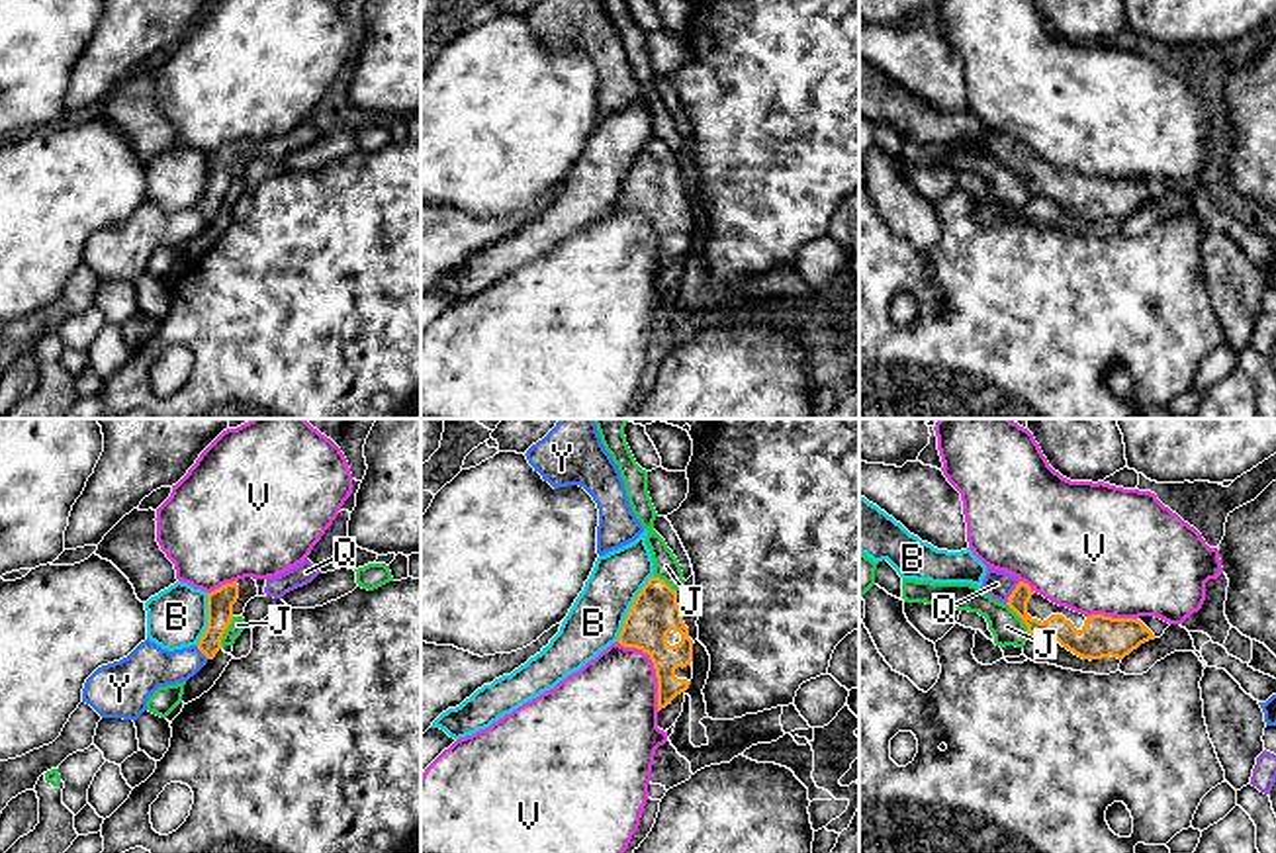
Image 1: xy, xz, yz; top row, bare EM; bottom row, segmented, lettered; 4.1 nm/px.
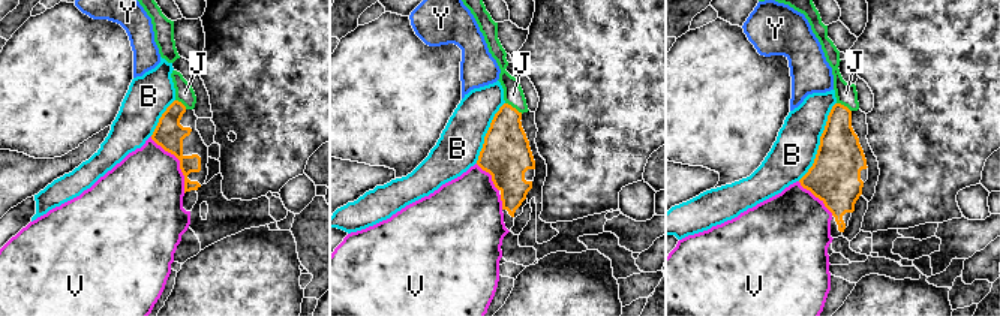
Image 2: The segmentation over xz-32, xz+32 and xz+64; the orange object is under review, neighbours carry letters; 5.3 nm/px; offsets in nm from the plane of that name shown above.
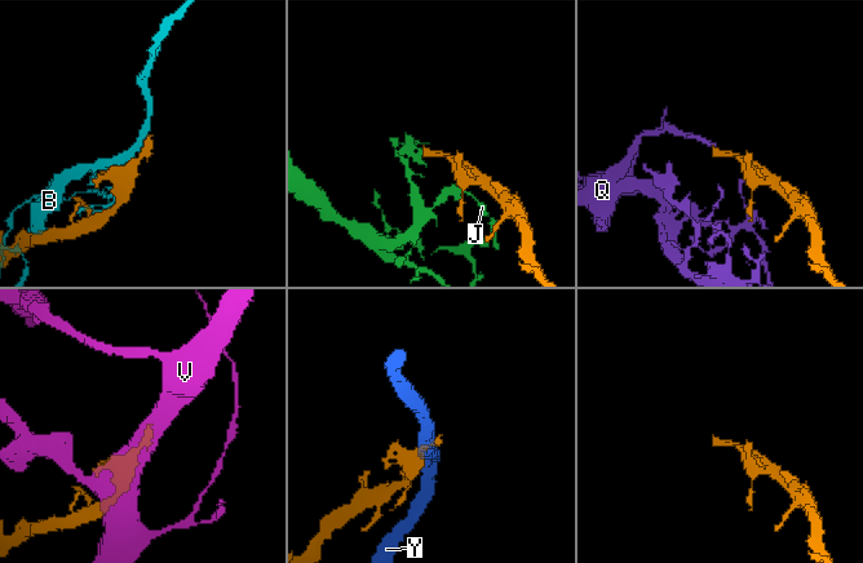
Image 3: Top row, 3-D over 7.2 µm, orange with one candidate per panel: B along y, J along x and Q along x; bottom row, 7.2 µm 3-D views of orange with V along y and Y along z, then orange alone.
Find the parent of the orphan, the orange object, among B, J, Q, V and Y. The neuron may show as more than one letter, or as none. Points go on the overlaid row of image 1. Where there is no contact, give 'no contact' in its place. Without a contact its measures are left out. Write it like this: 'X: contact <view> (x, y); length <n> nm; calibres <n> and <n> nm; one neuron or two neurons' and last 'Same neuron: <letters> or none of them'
B: contact xz (631, 607); length 320 nm; calibres 200 and 220 nm; two neurons
J: contact yz (1020, 617); length 170 nm; calibres 100 and 140 nm; two neurons
Q: contact yz (1012, 593); length 120 nm; calibres 100 and 110 nm; one neuron
V: contact xz (654, 668); length 340 nm; calibres 200 and 400 nm; two neurons
Y: contact xy (202, 652); length 80 nm; calibres 110 and 190 nm; two neurons
Same neuron: Q

